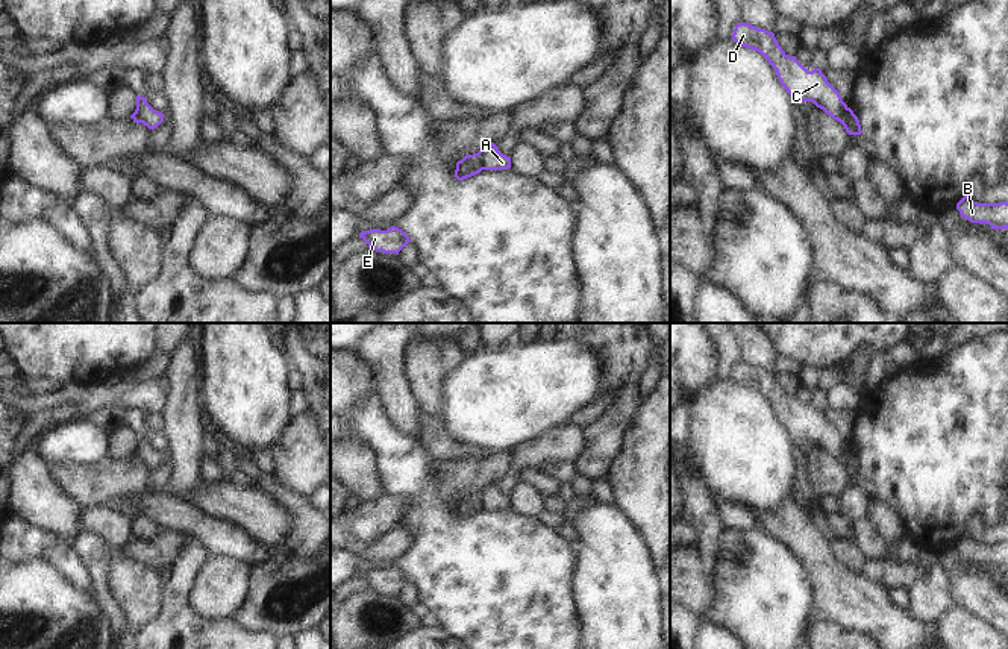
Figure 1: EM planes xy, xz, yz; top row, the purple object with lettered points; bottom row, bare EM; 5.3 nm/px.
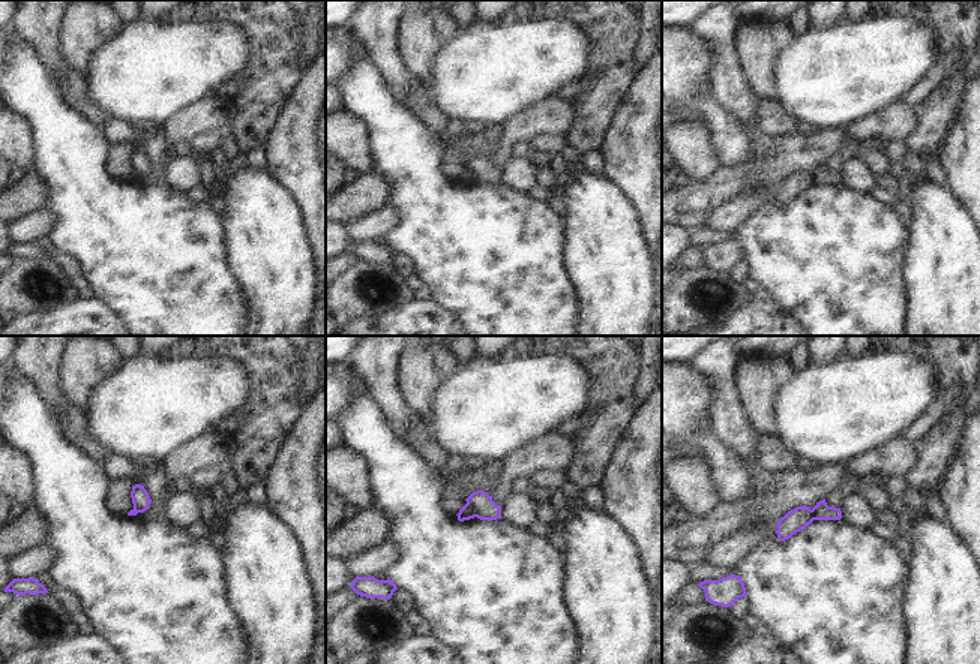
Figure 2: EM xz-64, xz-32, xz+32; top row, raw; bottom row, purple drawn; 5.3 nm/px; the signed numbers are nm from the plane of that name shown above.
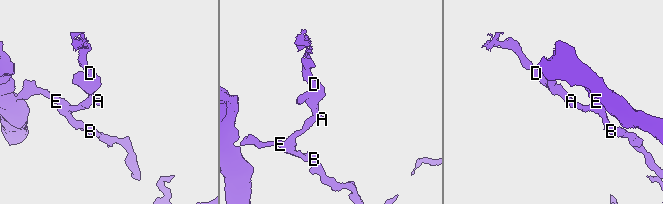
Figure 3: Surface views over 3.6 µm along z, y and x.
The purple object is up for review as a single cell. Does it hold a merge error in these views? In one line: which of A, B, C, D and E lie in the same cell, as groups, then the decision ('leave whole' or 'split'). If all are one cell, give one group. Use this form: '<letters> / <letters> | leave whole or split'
A C D / B E | split

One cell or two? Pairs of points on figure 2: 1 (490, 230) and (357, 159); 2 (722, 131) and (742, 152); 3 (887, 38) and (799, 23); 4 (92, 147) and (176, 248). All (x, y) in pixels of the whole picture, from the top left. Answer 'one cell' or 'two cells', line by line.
1: two cells
2: one cell
3: two cells
4: one cell

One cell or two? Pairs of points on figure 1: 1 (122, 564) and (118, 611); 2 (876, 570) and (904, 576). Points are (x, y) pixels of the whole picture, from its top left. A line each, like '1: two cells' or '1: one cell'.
1: two cells
2: one cell

